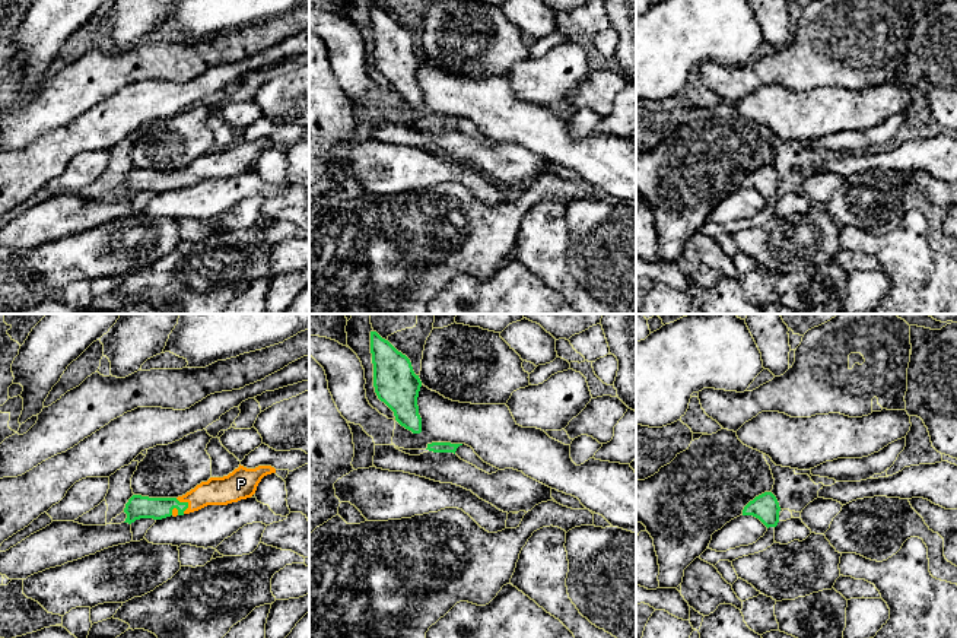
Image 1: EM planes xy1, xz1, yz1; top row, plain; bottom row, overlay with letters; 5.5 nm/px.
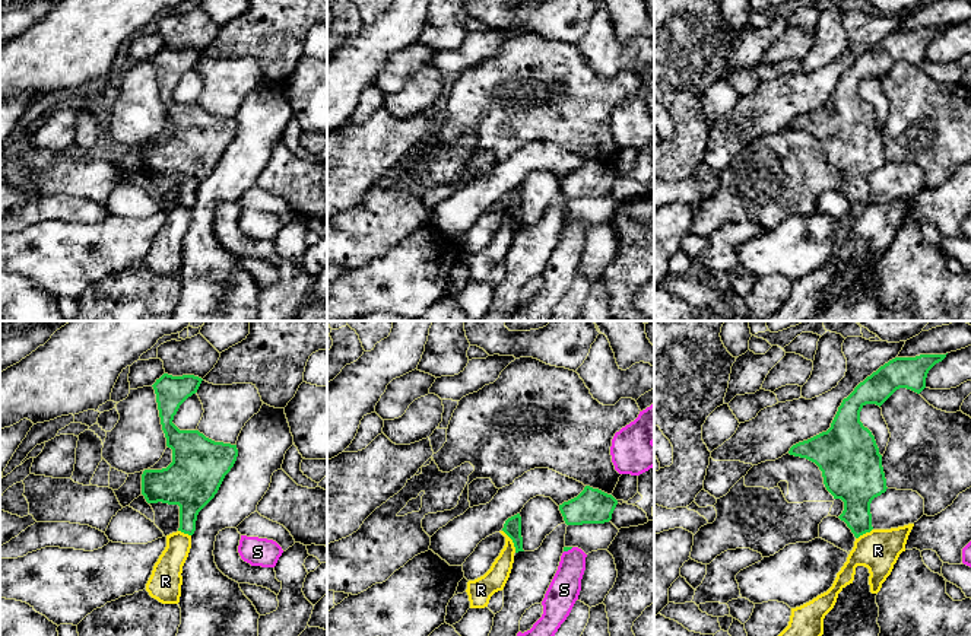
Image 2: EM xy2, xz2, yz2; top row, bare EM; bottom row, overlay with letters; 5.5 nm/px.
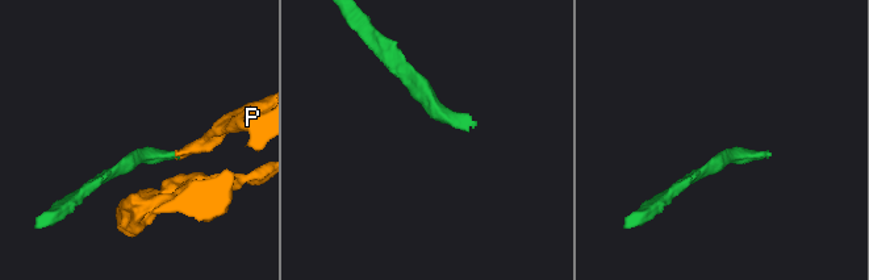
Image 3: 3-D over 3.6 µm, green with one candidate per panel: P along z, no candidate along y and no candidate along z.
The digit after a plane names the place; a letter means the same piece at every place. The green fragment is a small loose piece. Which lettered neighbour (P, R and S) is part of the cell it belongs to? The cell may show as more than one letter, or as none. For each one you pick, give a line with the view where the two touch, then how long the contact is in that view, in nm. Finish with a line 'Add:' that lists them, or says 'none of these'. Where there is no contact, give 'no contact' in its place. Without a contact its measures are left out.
P: contact in xy1; length 100 nm
Add: P

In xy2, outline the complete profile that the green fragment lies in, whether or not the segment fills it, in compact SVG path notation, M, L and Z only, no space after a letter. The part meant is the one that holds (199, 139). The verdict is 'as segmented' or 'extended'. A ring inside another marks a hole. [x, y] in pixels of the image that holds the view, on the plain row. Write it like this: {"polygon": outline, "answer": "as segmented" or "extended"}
{"polygon": "M164 47L152 58L172 136L142 147L146 175L178 178L178 204L188 209L194 207L199 185L215 171L238 130L237 118L215 115L199 104L180 104L172 96L180 79L197 66L202 54L194 48Z", "answer": "as segmented"}

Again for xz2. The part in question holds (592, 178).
{"polygon": "M586 159L574 172L559 178L567 198L605 197L612 193L618 174L599 162Z", "answer": "as segmented"}

